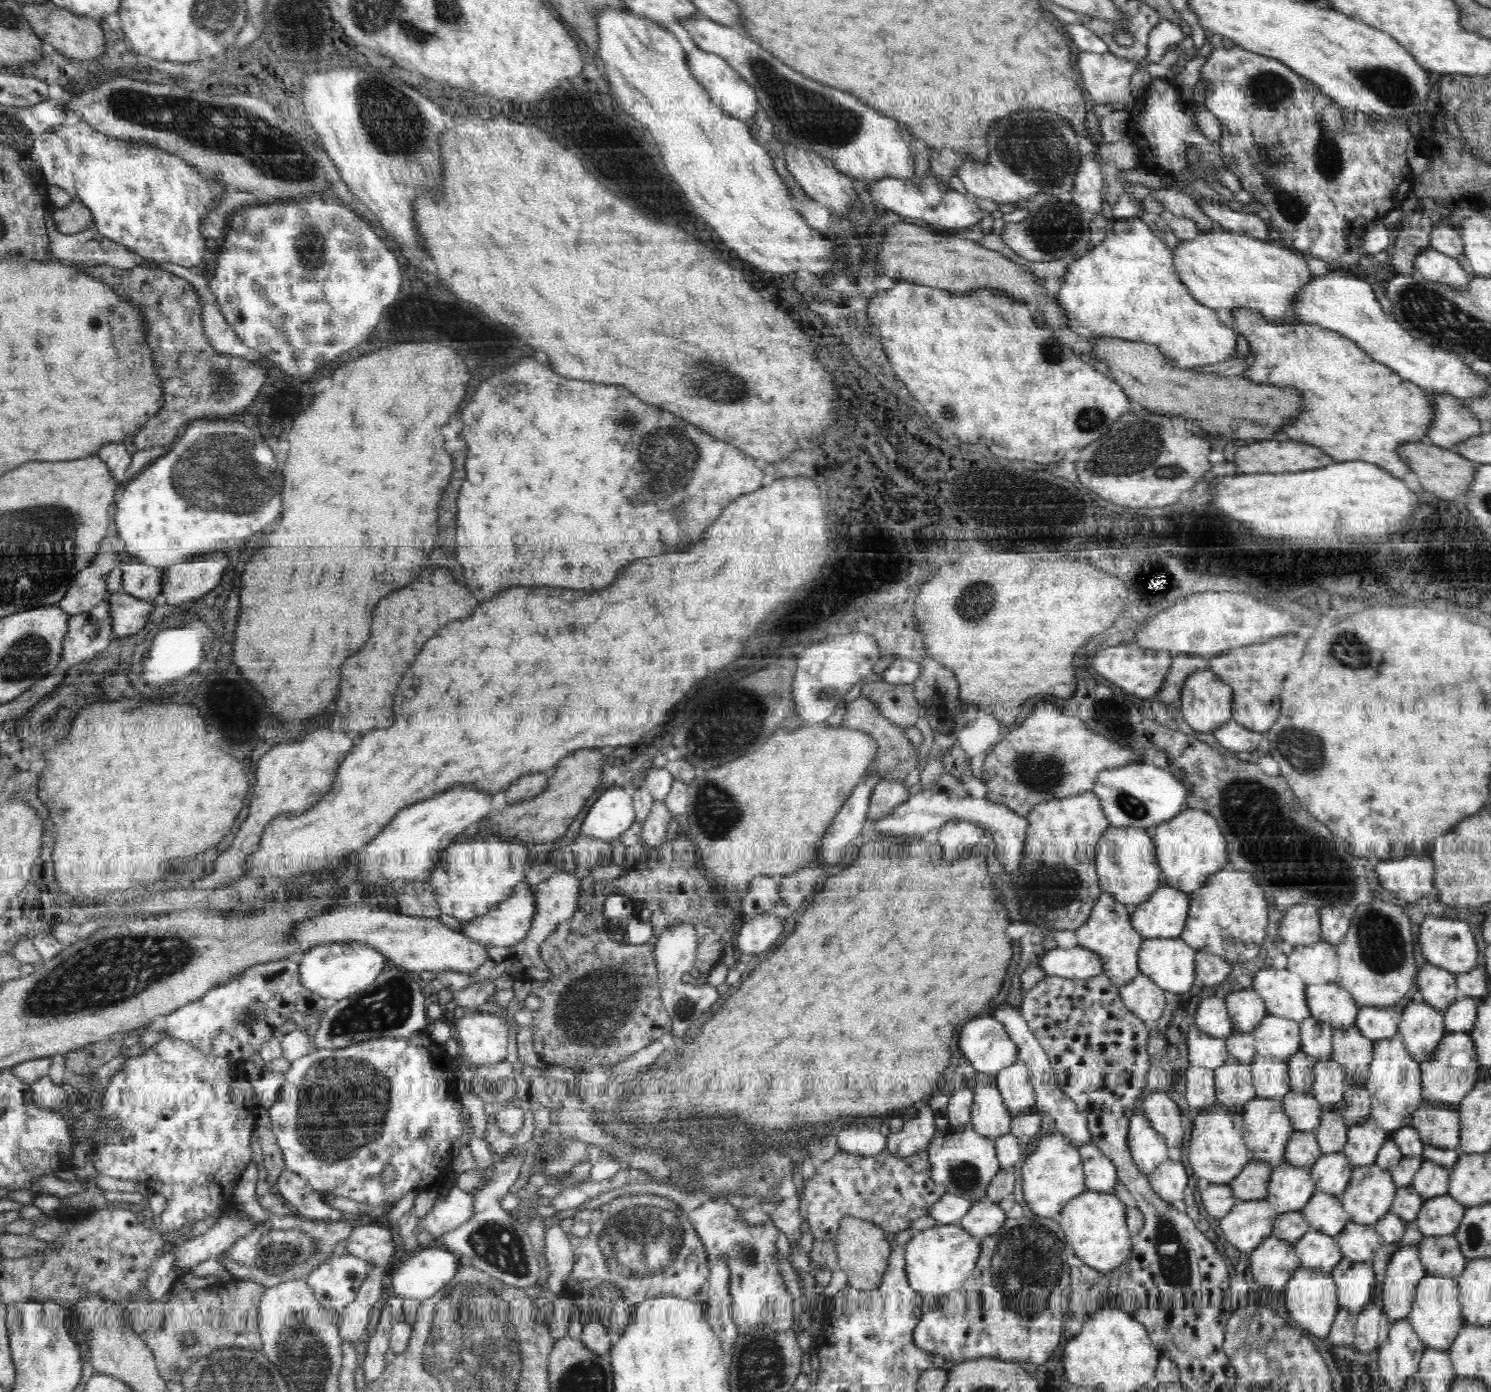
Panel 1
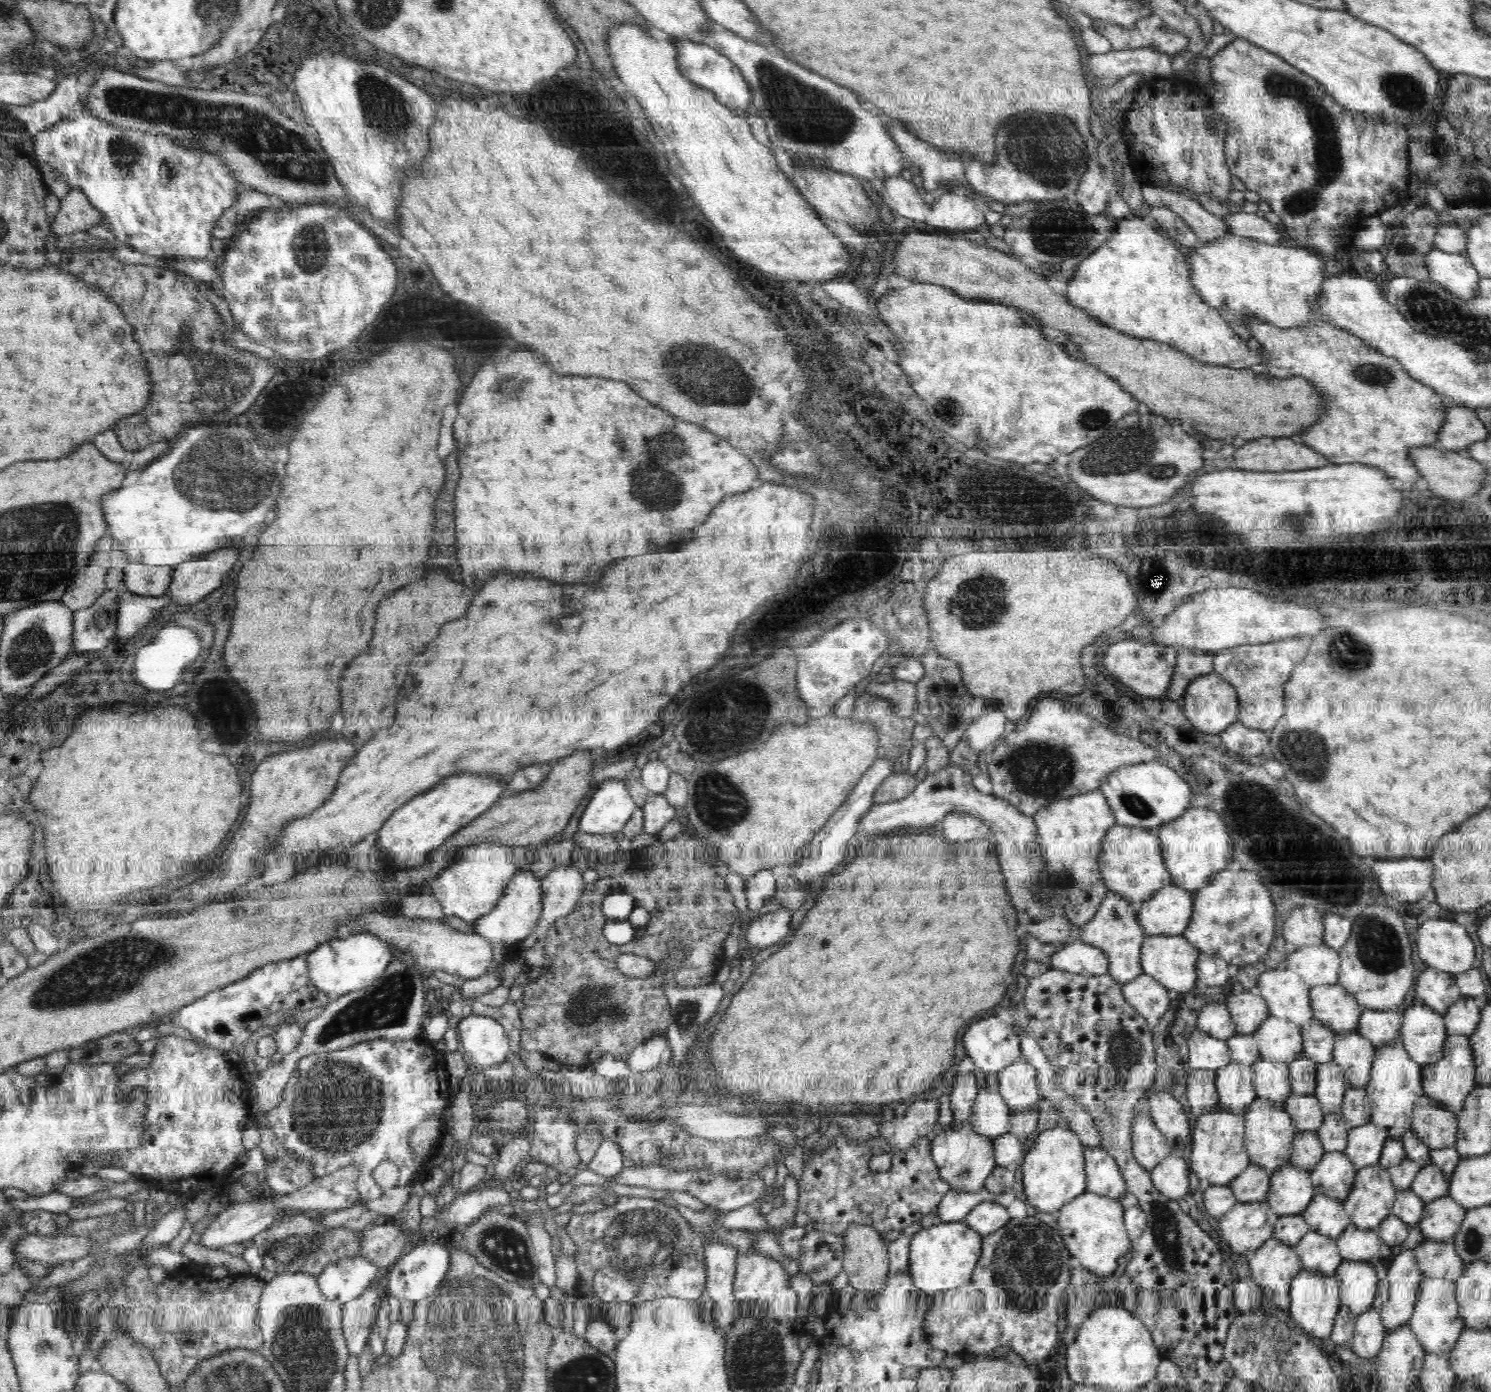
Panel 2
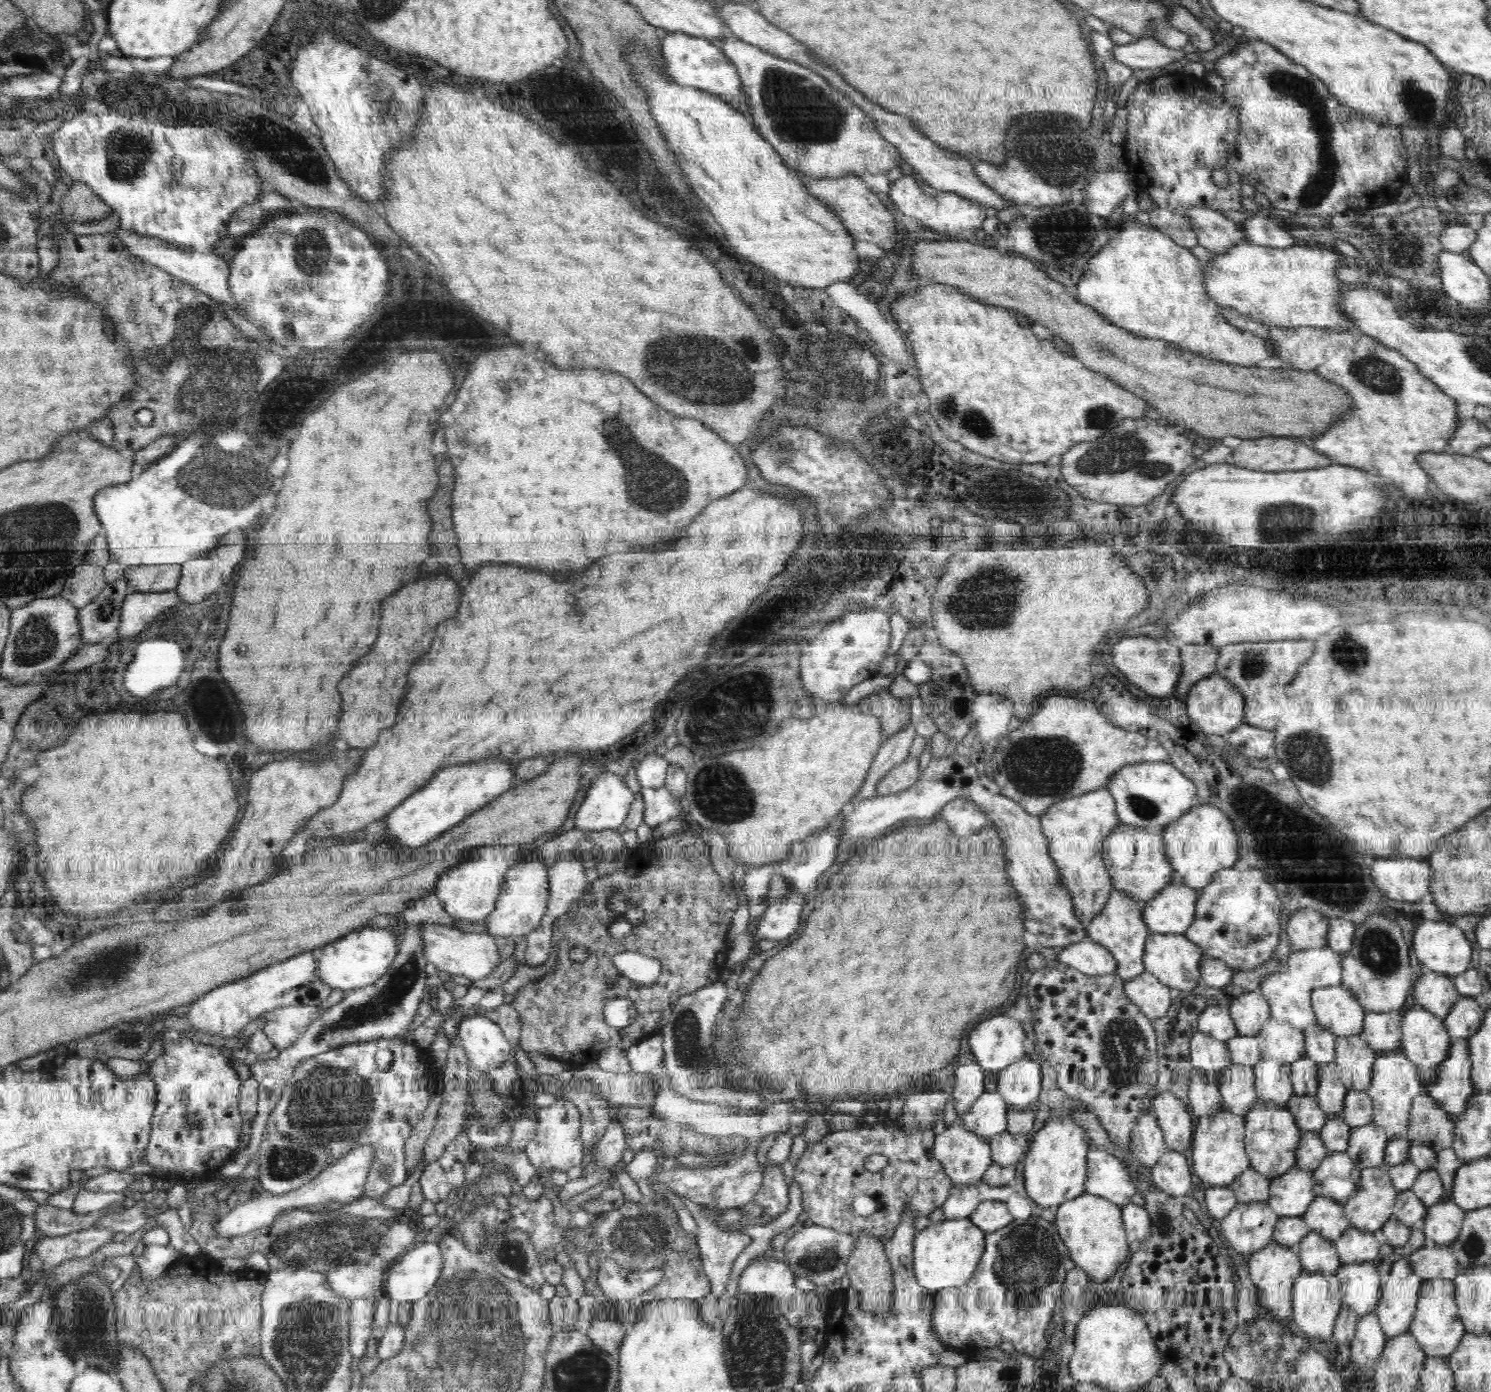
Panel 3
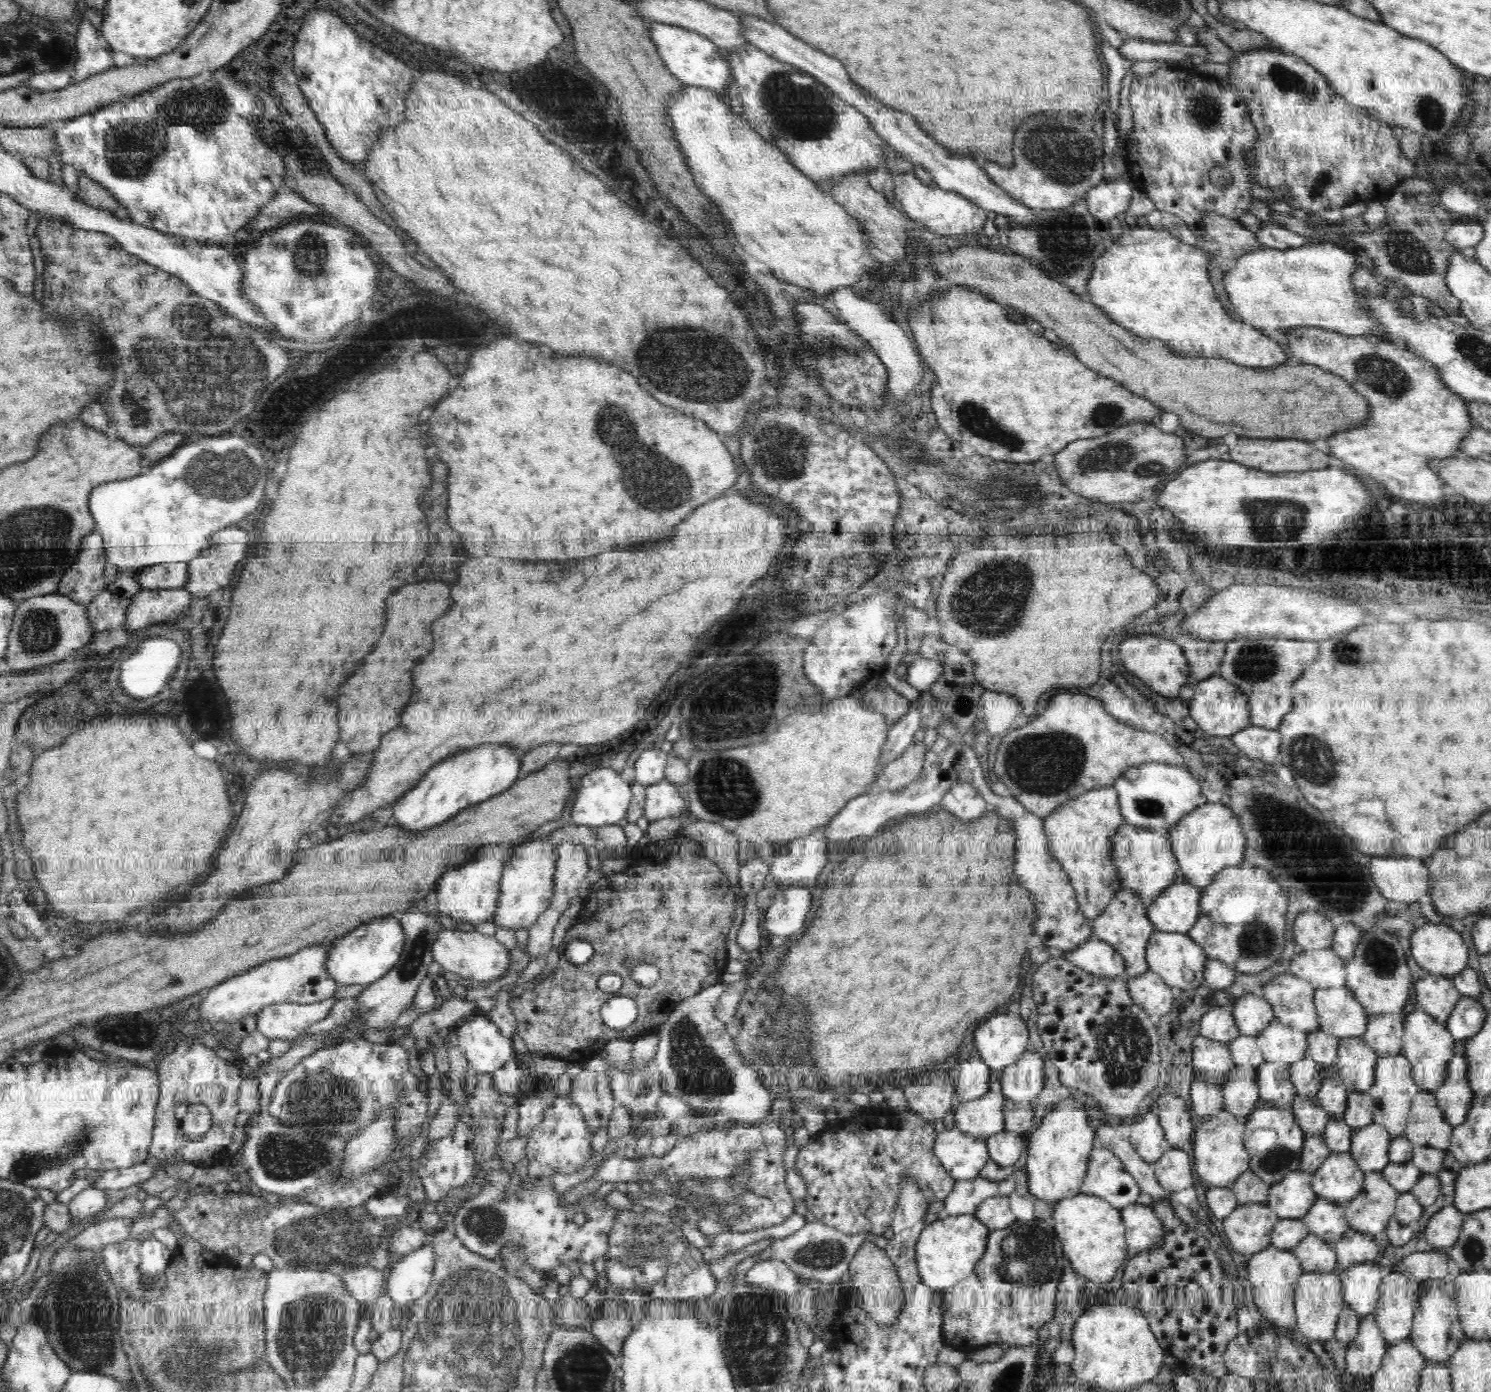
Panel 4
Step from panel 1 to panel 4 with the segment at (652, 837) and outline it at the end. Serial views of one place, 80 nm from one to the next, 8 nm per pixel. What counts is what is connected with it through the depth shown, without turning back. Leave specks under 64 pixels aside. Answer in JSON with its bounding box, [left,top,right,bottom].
[643,778,688,822]

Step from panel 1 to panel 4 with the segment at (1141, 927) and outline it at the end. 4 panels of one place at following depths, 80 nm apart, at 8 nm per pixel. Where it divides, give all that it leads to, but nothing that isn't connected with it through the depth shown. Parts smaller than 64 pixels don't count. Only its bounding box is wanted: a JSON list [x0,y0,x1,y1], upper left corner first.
[1148,879,1203,933]

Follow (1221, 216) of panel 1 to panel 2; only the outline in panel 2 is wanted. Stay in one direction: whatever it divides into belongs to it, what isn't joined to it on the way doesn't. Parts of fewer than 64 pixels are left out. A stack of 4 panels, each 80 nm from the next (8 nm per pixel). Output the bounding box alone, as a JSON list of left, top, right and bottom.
[1222,212,1284,245]

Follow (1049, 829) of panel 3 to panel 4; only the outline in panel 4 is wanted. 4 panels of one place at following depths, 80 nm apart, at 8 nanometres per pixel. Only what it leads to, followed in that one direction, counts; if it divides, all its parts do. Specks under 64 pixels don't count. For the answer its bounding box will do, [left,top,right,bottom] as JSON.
[1043,785,1125,920]

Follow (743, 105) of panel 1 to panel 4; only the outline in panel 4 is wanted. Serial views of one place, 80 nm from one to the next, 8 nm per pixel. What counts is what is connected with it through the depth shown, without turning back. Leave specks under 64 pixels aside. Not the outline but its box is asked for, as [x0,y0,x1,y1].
[647,21,731,94]

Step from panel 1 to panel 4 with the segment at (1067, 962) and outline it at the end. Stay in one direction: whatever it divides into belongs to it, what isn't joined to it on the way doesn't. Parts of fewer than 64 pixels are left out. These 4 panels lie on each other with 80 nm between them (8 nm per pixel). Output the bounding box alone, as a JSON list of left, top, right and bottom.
[1064,938,1126,977]

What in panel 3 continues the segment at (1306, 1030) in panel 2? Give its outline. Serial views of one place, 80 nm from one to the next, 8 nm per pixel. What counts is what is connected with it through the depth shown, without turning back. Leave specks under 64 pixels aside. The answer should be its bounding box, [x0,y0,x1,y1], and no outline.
[1303,1022,1337,1062]

